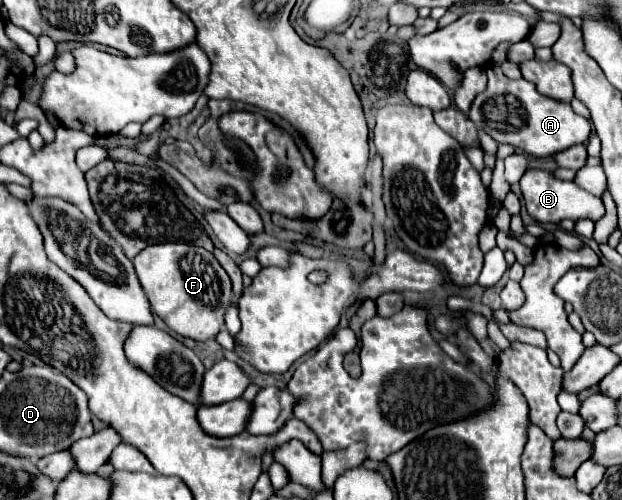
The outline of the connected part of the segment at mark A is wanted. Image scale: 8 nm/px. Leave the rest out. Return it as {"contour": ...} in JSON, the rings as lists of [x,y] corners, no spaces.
{"contour":[[[498,66],[488,68],[488,86],[474,98],[468,116],[498,144],[512,144],[538,158],[554,156],[574,144],[584,144],[590,136],[590,122],[578,116],[568,102],[540,94],[536,86],[524,78],[510,80]]]}

